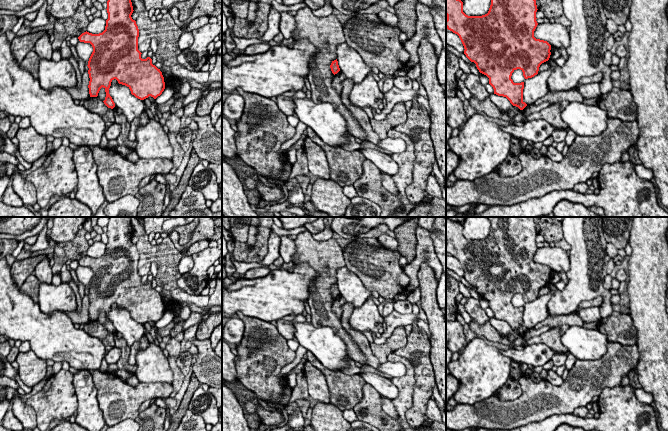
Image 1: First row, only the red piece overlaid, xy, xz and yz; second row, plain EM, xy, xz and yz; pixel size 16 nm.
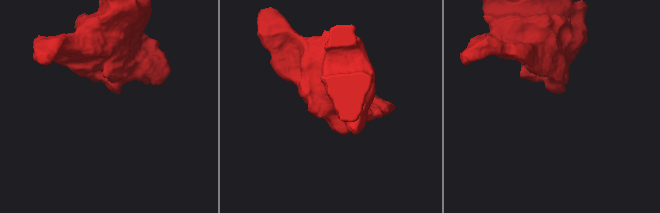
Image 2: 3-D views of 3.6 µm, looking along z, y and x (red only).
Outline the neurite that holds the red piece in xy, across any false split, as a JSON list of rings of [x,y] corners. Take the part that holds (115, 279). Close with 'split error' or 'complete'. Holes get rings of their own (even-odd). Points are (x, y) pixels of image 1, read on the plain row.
[[[110,217],[107,225],[108,243],[106,244],[105,254],[99,258],[89,256],[82,257],[78,263],[80,266],[90,267],[93,276],[88,285],[89,298],[89,318],[90,321],[97,321],[103,311],[106,316],[104,328],[113,333],[115,327],[109,318],[111,306],[116,303],[119,308],[127,310],[131,318],[140,324],[149,320],[156,323],[165,313],[164,301],[160,293],[152,288],[152,283],[141,282],[138,274],[139,253],[136,245],[132,243],[133,230],[131,217]]]; complete

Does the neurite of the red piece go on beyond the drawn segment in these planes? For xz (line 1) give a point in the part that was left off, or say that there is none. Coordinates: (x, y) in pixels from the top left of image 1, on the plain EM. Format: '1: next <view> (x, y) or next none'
1: next none

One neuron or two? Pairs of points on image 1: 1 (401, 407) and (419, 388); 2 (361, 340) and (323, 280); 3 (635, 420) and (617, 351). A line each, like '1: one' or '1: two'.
1: two
2: two
3: two

